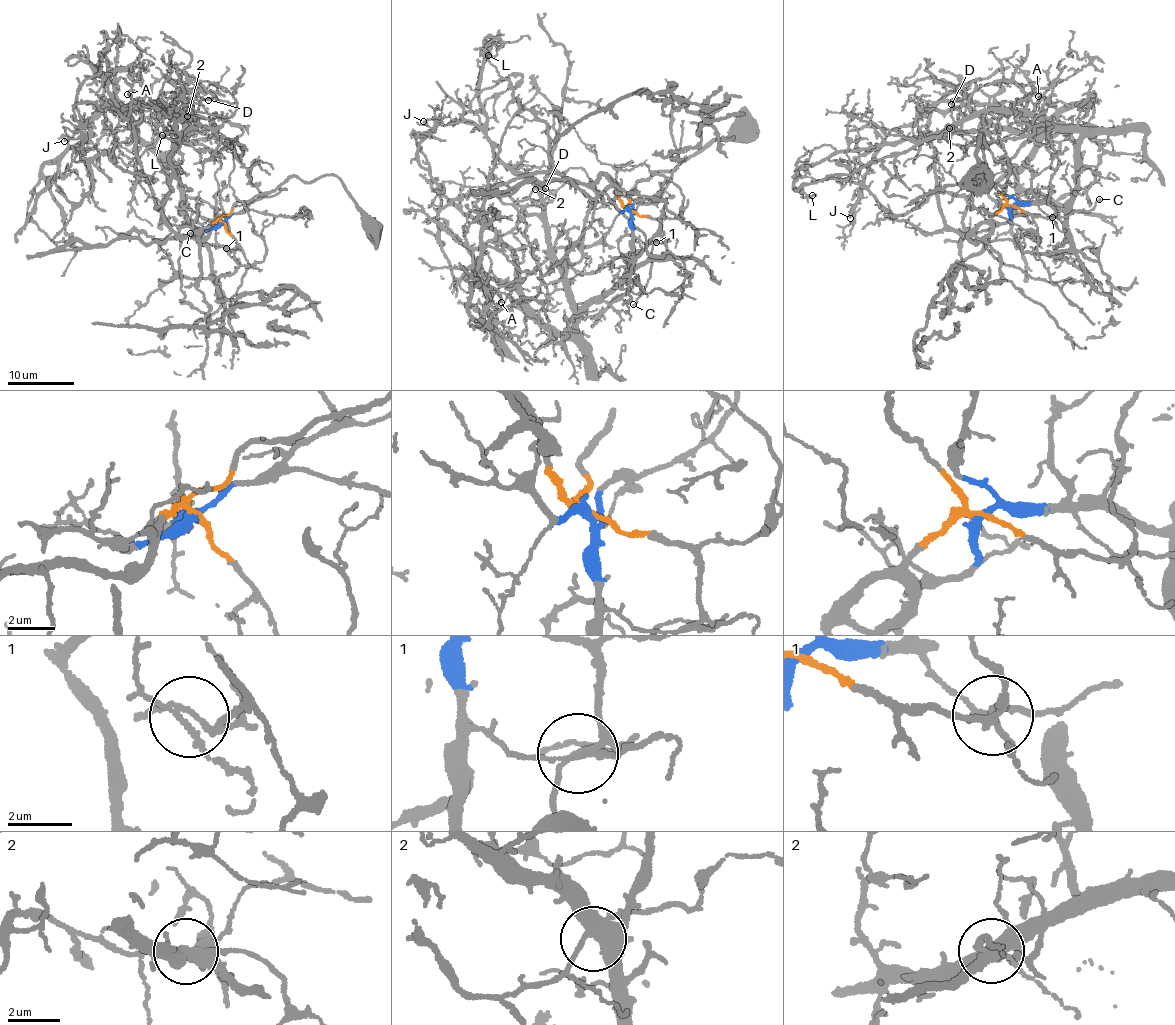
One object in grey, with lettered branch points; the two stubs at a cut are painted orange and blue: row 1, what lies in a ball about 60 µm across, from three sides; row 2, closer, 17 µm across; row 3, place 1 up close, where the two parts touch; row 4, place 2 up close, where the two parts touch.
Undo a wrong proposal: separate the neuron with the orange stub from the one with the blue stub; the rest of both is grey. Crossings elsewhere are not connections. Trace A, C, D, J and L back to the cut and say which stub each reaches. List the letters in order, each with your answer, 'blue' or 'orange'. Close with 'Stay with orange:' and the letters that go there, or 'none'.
A: blue
C: orange
D: blue
J: blue
L: blue
Stay with orange: C

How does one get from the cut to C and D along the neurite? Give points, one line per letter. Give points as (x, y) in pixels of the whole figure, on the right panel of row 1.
C: (1010, 204), (1051, 219), (1054, 215), (1067, 217), (1074, 212), (1089, 212), (1099, 200)
D: (1010, 204), (1044, 203), (1063, 209), (1076, 181), (1079, 134), (1014, 111), (989, 109), (959, 122), (951, 105)

